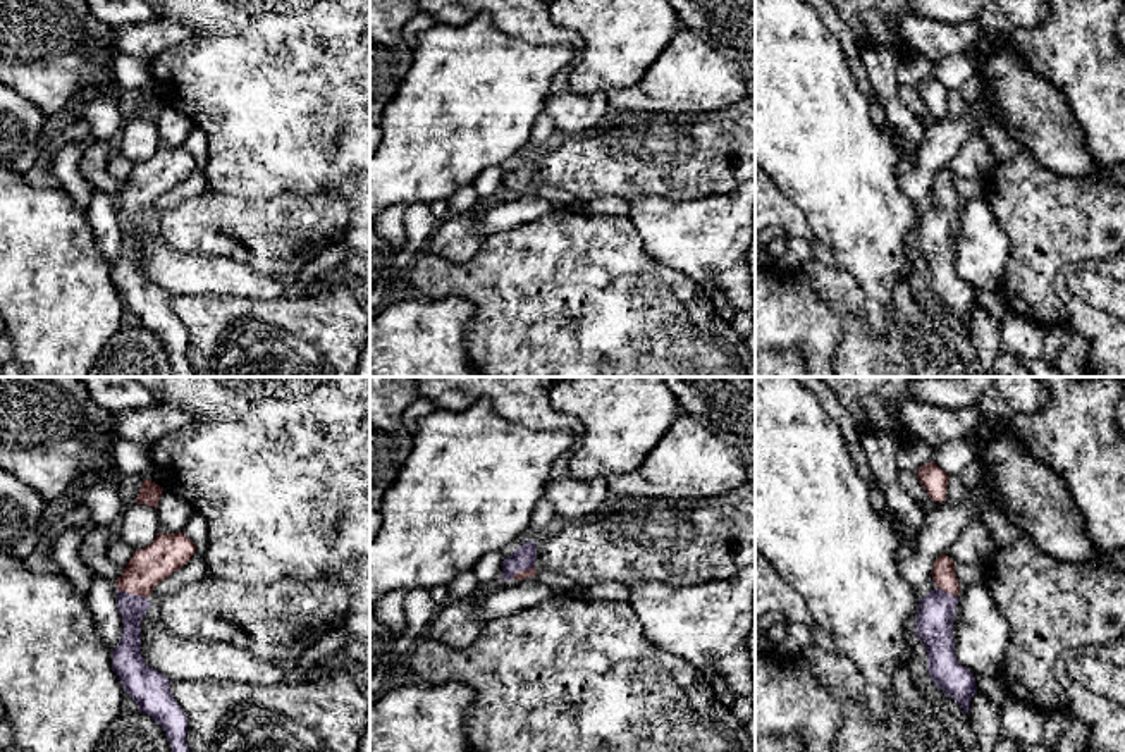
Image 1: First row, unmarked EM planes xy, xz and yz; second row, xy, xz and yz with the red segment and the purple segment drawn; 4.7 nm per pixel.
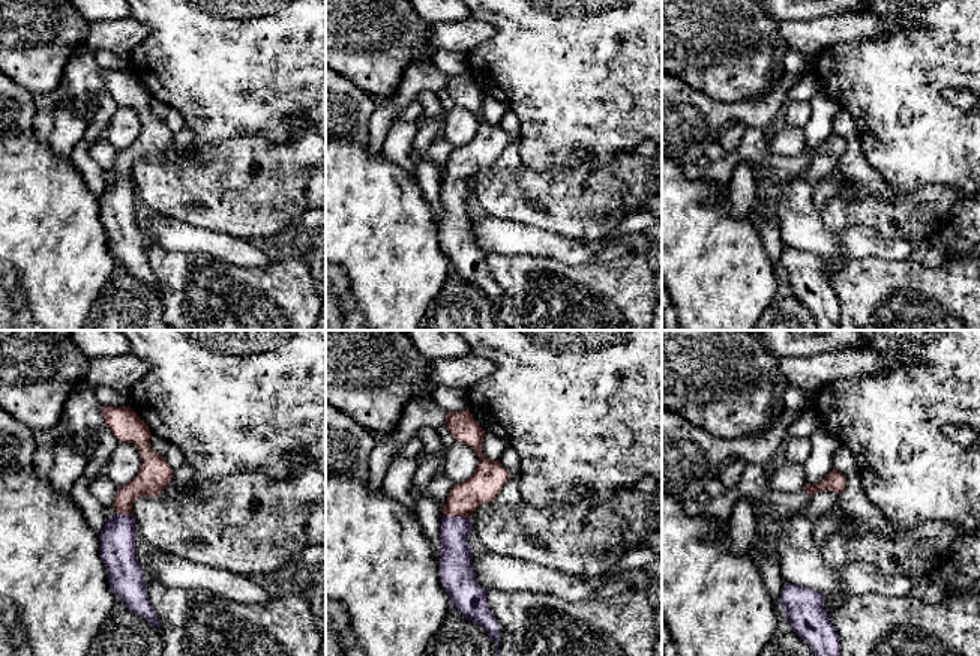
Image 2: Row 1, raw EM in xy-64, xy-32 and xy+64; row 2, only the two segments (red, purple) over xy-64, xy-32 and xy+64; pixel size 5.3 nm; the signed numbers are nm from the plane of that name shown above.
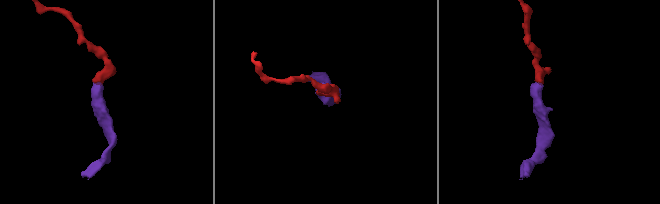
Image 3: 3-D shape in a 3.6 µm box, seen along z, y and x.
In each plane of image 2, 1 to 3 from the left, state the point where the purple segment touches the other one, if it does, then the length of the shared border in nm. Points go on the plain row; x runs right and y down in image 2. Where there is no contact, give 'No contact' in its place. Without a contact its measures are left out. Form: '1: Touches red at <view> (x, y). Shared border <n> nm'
1: Touches red at xy-64 (123, 176). Shared border 70 nm
2: Touches red at xy-32 (456, 179). Shared border 150 nm
3: No contact

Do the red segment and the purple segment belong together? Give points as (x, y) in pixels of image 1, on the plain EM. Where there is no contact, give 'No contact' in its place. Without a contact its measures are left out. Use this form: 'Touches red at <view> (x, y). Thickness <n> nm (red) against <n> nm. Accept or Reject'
Touches red at xy (135, 209). Thickness 180 nm (red) against 130 nm. Accept

